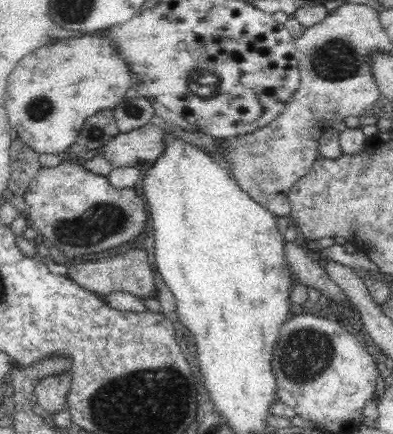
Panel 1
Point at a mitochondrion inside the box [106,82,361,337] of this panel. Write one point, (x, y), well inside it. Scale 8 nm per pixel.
(131, 111)

